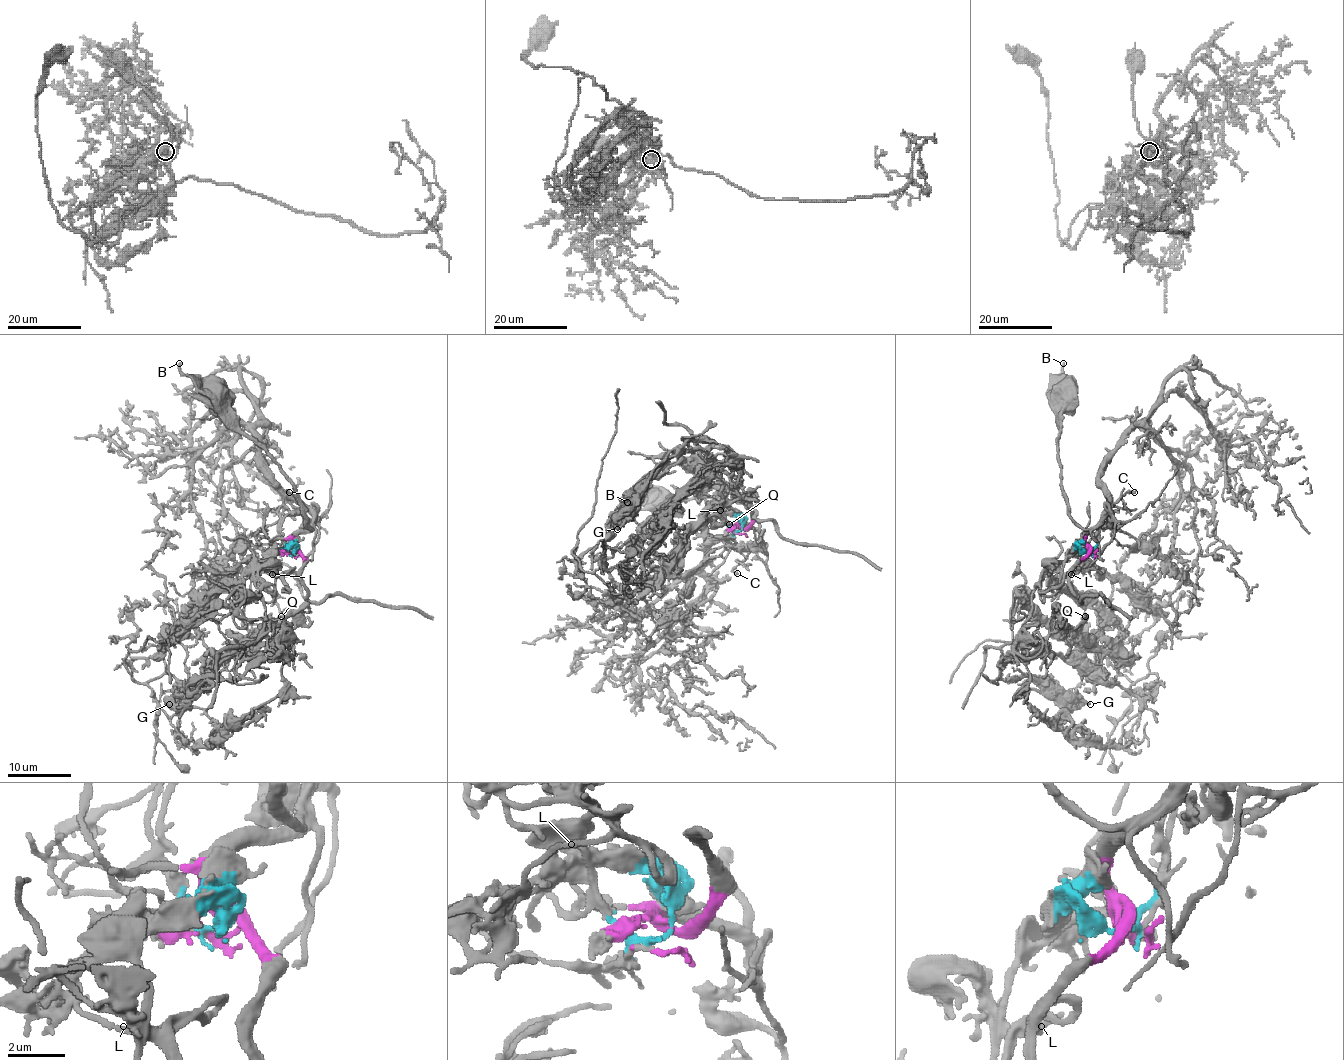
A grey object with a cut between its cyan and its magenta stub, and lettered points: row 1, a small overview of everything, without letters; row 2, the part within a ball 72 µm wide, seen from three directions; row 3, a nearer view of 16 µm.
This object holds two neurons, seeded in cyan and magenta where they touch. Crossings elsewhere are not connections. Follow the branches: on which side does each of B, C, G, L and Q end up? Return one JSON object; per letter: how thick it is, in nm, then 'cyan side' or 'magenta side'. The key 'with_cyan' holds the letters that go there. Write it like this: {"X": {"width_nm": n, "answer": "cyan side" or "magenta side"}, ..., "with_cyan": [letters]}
{"B": {"width_nm": 260, "answer": "magenta side"}, "C": {"width_nm": 170, "answer": "magenta side"}, "G": {"width_nm": 200, "answer": "cyan side"}, "L": {"width_nm": 180, "answer": "cyan side"}, "Q": {"width_nm": 200, "answer": "cyan side"}, "with_cyan": ["G", "L", "Q"]}

